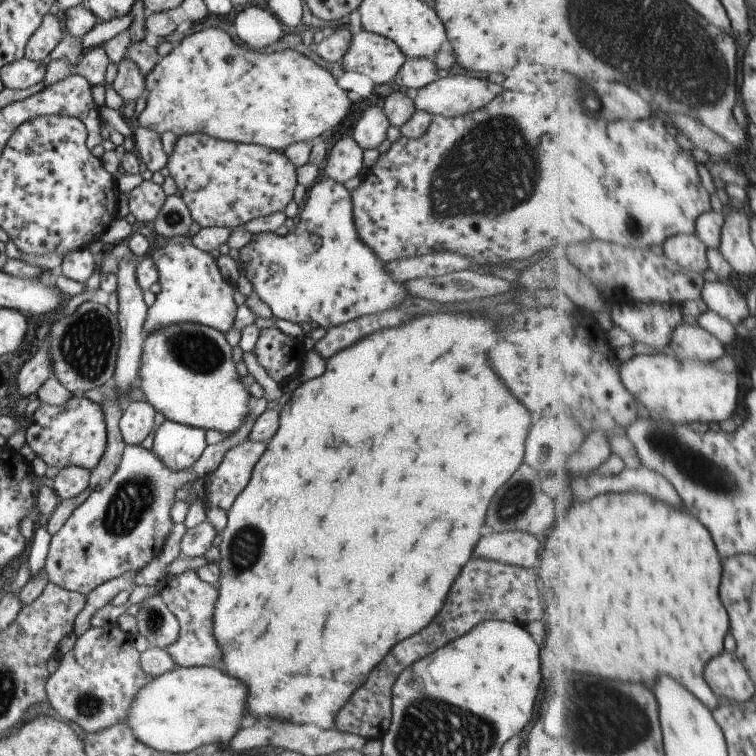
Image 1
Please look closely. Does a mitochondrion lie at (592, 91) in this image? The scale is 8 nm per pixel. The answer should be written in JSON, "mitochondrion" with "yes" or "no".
{"mitochondrion":"yes"}

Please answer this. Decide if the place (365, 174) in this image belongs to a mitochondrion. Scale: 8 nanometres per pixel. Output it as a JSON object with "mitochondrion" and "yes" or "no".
{"mitochondrion":"no"}

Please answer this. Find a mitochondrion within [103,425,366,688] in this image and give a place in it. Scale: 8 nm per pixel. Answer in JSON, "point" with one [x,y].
{"point":[246,547]}

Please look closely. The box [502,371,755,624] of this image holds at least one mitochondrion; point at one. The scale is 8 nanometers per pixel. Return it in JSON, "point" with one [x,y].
{"point":[700,471]}

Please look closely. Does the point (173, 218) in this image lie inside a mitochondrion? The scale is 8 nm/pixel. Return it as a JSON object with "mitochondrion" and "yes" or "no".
{"mitochondrion":"yes"}

